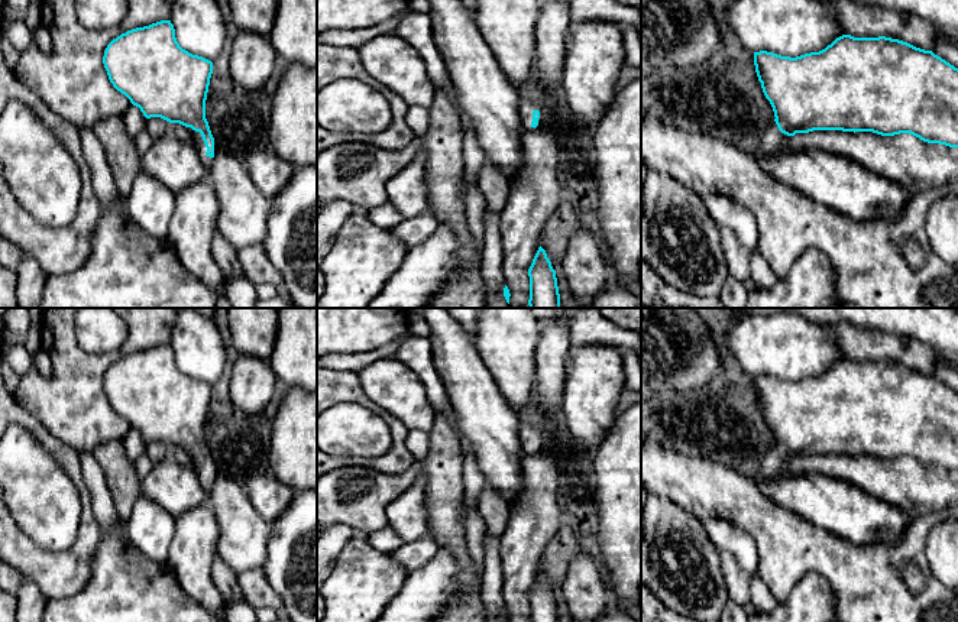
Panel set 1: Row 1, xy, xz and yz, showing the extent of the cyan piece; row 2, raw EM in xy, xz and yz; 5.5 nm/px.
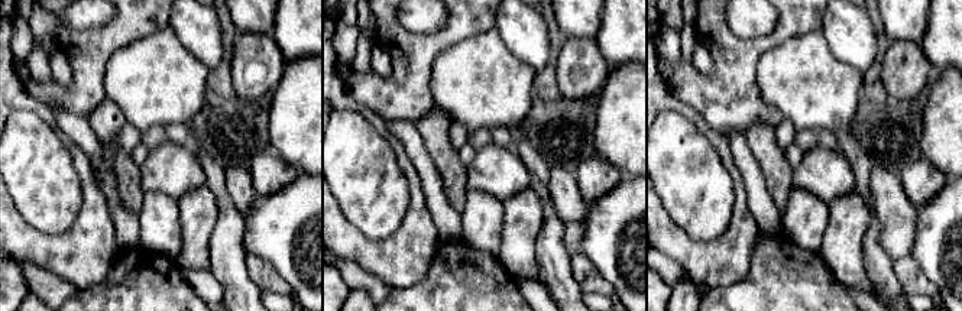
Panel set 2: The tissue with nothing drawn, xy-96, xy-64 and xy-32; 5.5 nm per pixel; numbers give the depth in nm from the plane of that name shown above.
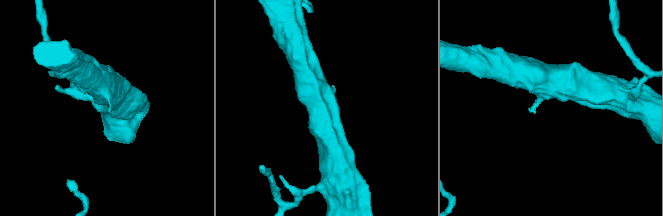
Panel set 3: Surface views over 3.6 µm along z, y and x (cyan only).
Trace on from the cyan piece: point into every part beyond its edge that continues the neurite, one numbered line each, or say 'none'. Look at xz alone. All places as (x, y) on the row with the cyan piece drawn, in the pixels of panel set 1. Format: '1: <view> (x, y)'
1: xz (526, 107)

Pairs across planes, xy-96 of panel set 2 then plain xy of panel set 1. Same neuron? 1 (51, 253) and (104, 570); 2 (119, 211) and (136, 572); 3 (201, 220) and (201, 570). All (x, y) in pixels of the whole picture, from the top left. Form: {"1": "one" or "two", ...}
{"1": "two", "2": "two", "3": "one"}

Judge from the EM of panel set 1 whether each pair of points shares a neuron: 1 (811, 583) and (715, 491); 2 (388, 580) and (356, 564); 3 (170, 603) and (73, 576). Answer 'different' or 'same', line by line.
1: different
2: same
3: different

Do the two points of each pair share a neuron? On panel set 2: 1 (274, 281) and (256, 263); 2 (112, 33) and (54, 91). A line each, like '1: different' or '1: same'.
1: same
2: same

